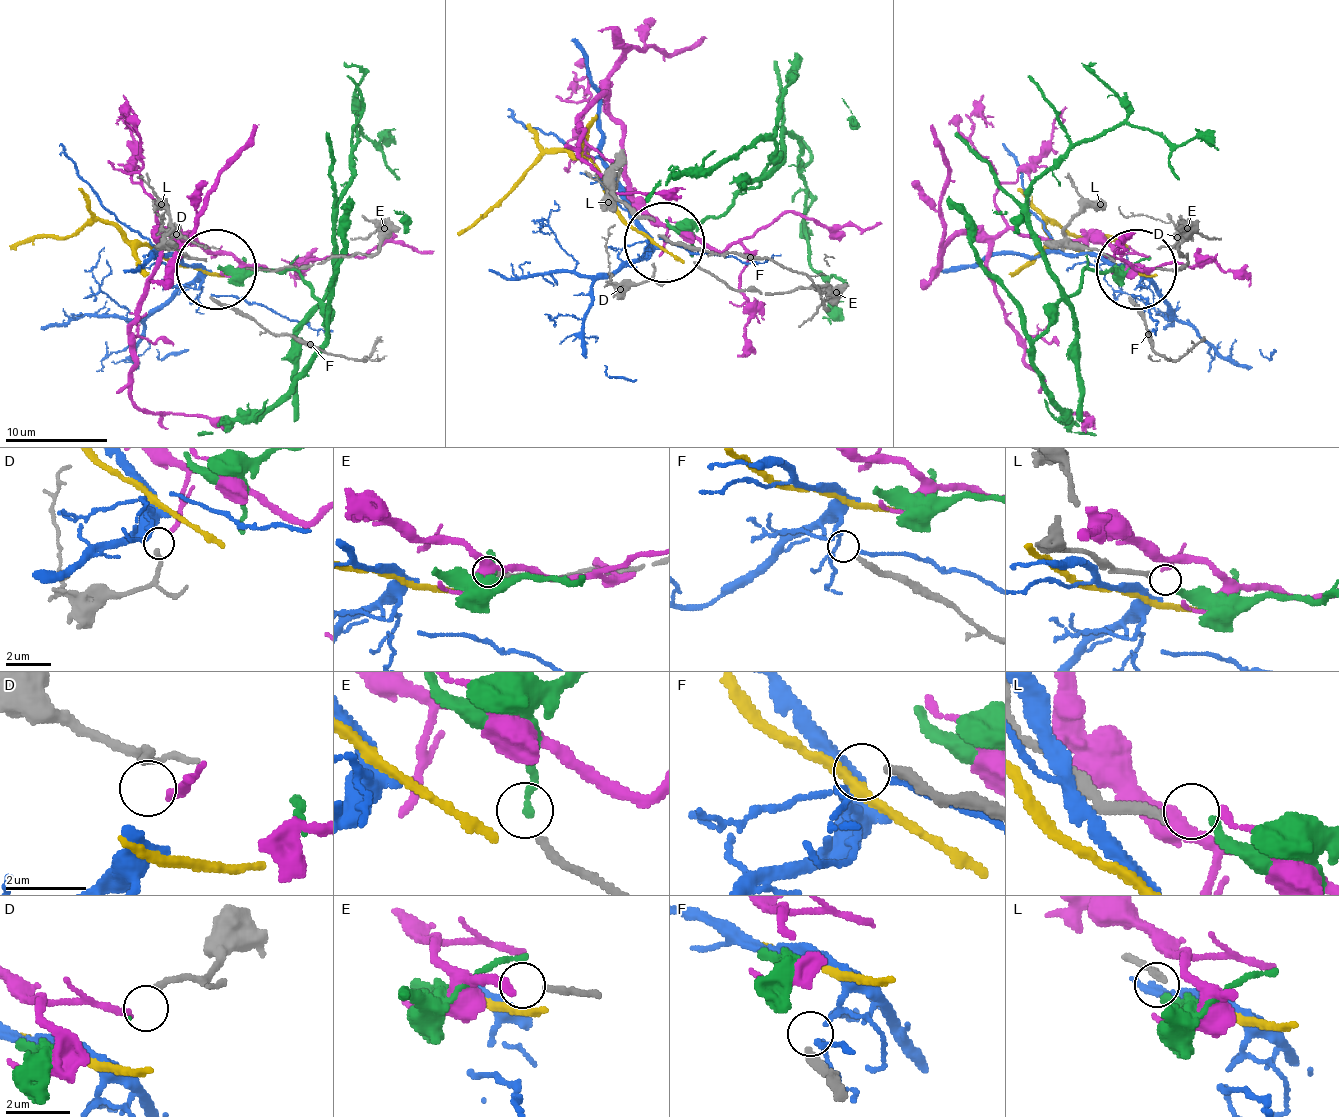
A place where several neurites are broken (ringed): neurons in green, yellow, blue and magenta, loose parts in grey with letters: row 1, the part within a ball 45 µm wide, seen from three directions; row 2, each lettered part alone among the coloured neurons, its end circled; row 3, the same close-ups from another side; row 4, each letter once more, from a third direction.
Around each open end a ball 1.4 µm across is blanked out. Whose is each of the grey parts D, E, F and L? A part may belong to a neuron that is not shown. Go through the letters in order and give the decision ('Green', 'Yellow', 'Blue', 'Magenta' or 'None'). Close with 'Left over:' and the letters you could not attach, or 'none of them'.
D: Magenta
E: None
F: None
L: Green
Left over: E, F

